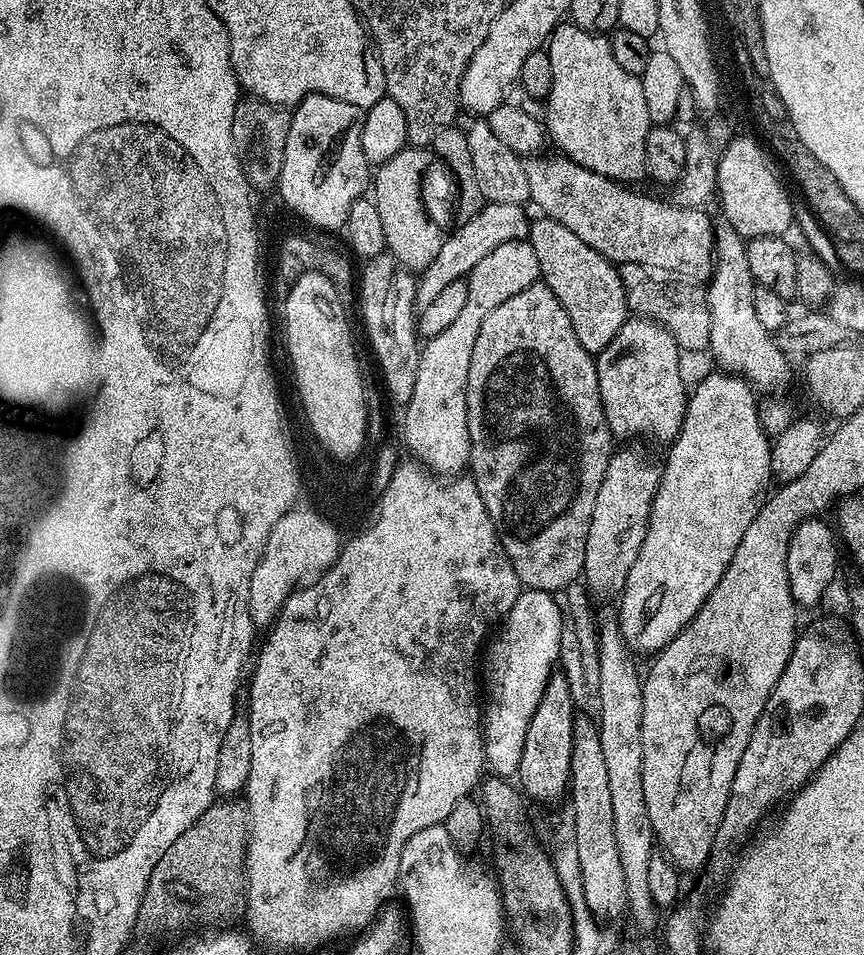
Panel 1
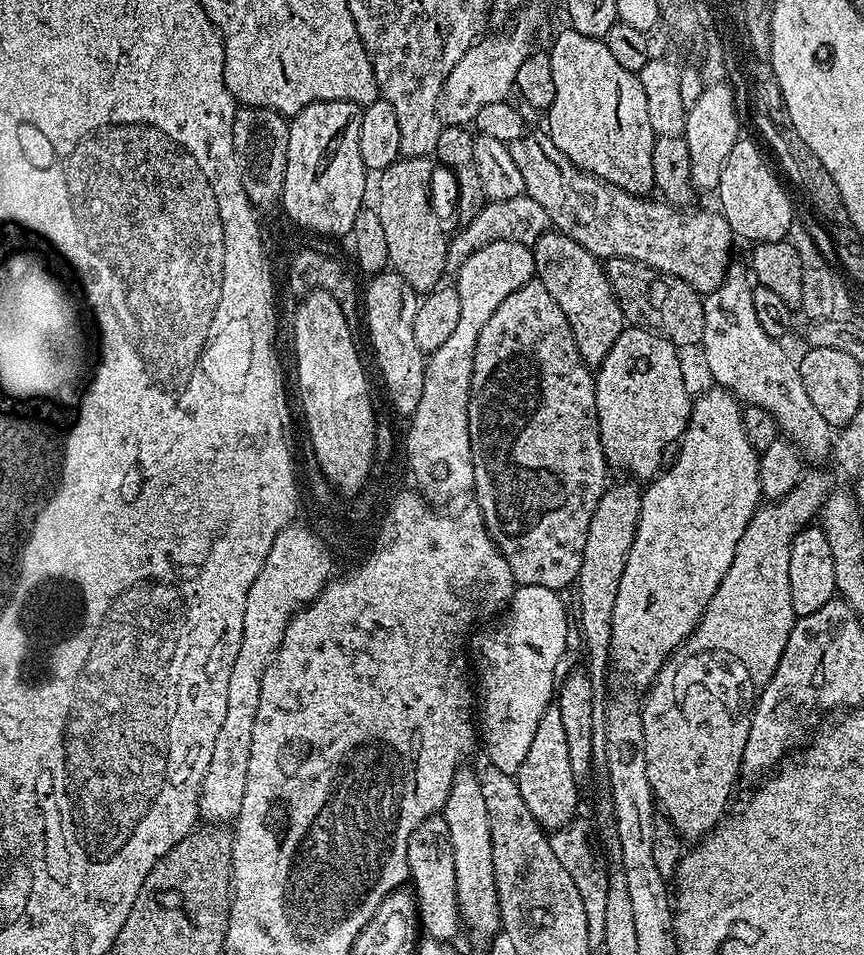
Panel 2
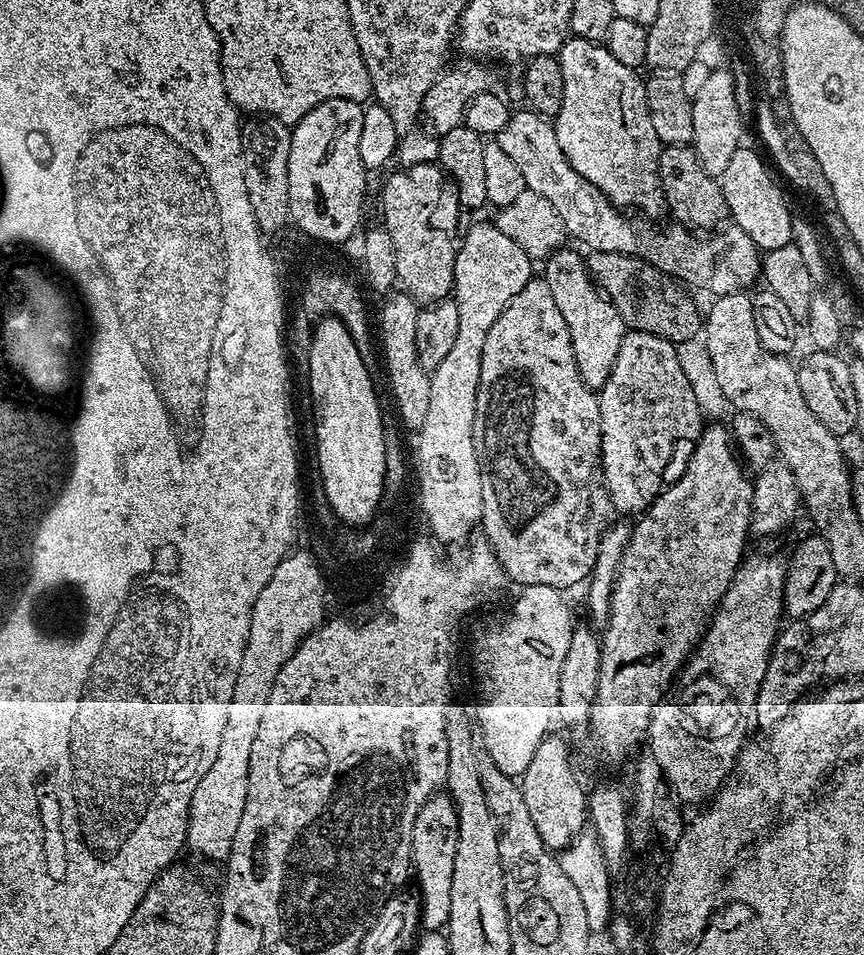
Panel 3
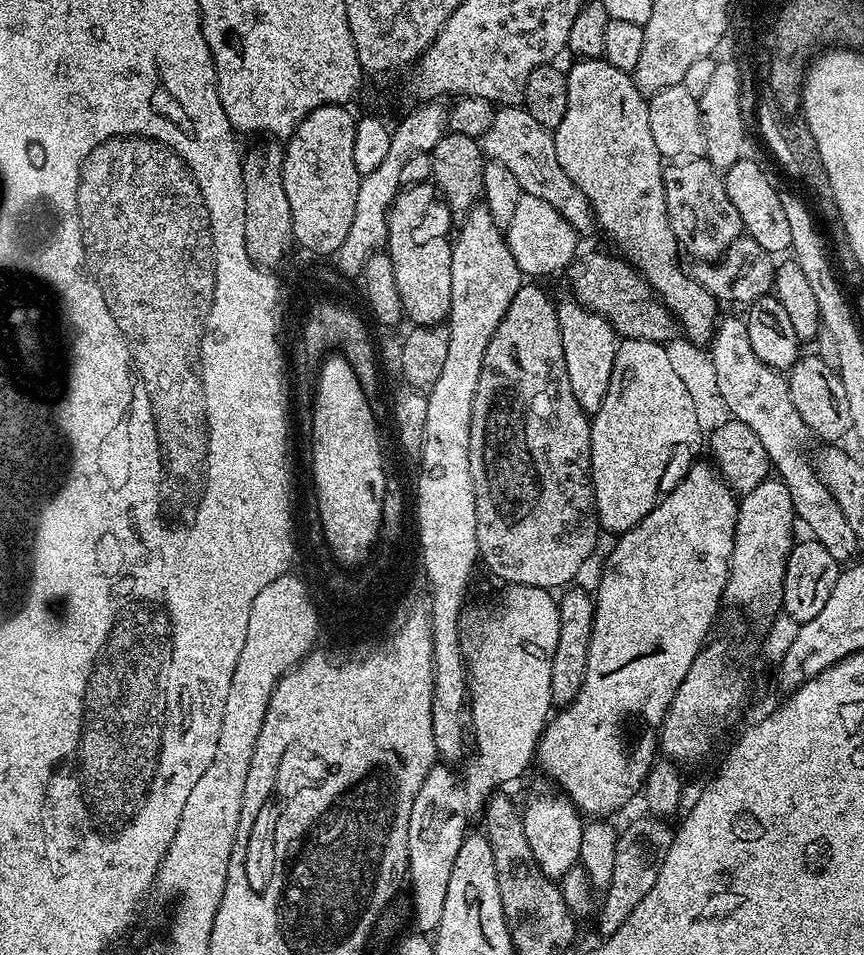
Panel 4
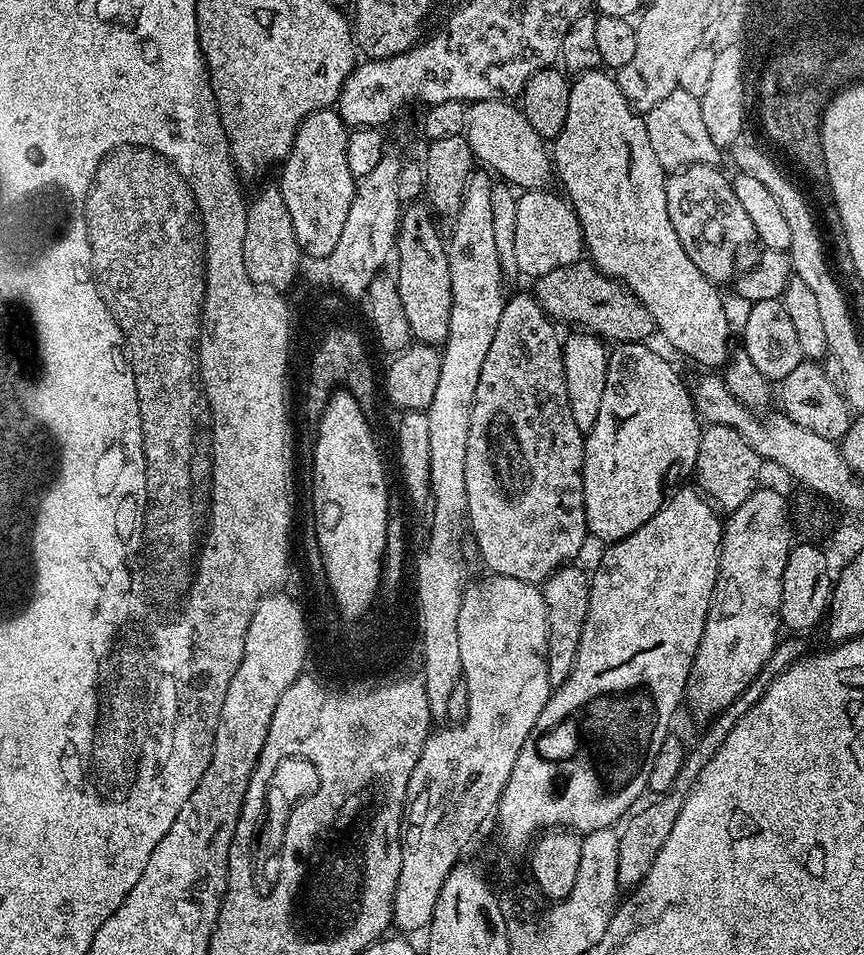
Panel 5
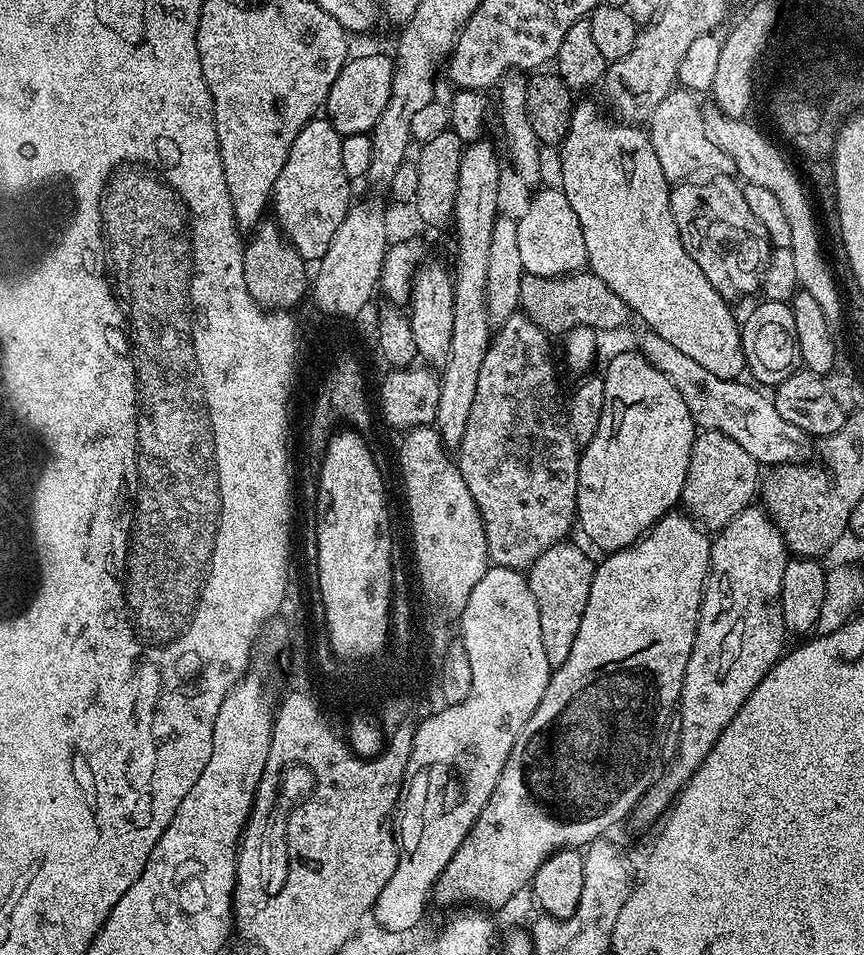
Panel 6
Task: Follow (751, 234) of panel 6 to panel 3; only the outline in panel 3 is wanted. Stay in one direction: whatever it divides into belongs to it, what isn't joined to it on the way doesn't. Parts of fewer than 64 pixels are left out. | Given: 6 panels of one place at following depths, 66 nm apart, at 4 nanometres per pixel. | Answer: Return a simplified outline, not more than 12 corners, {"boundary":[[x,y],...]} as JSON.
{"boundary":[[665,147],[667,211],[689,230],[729,219],[719,179],[691,147]]}

